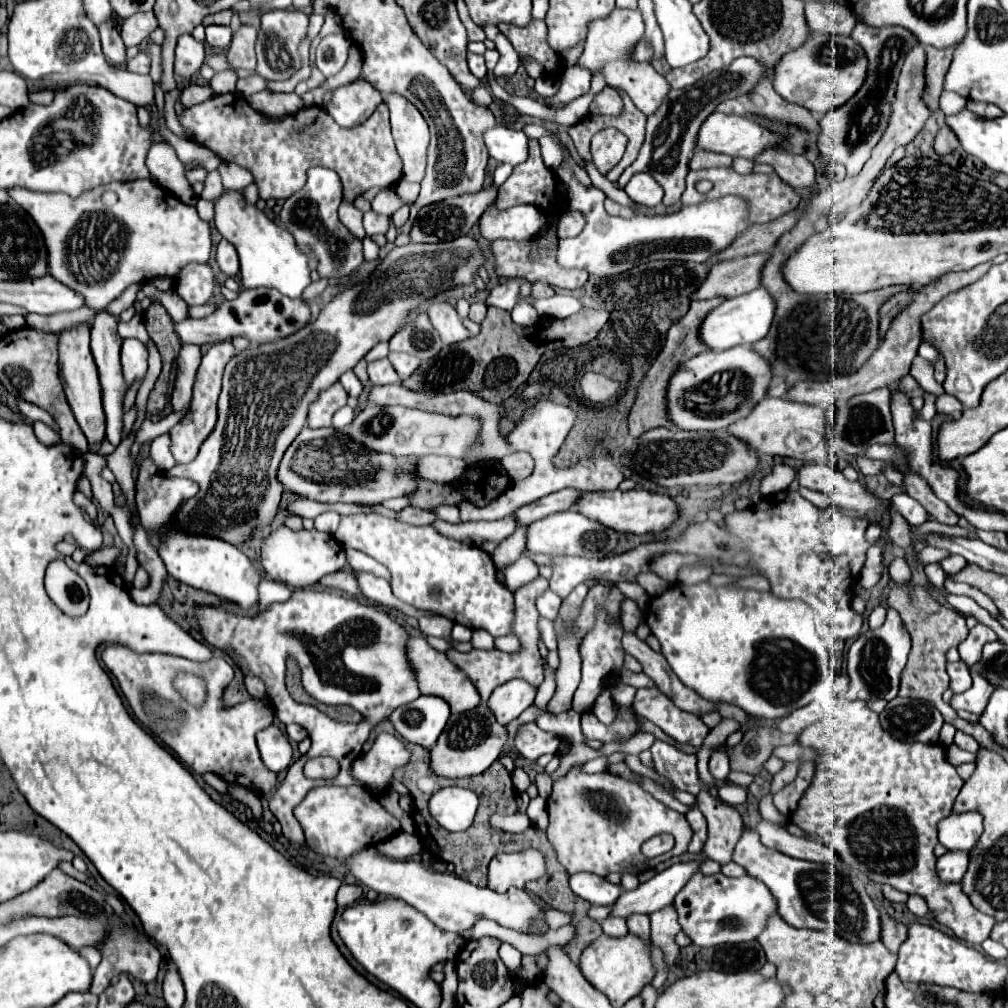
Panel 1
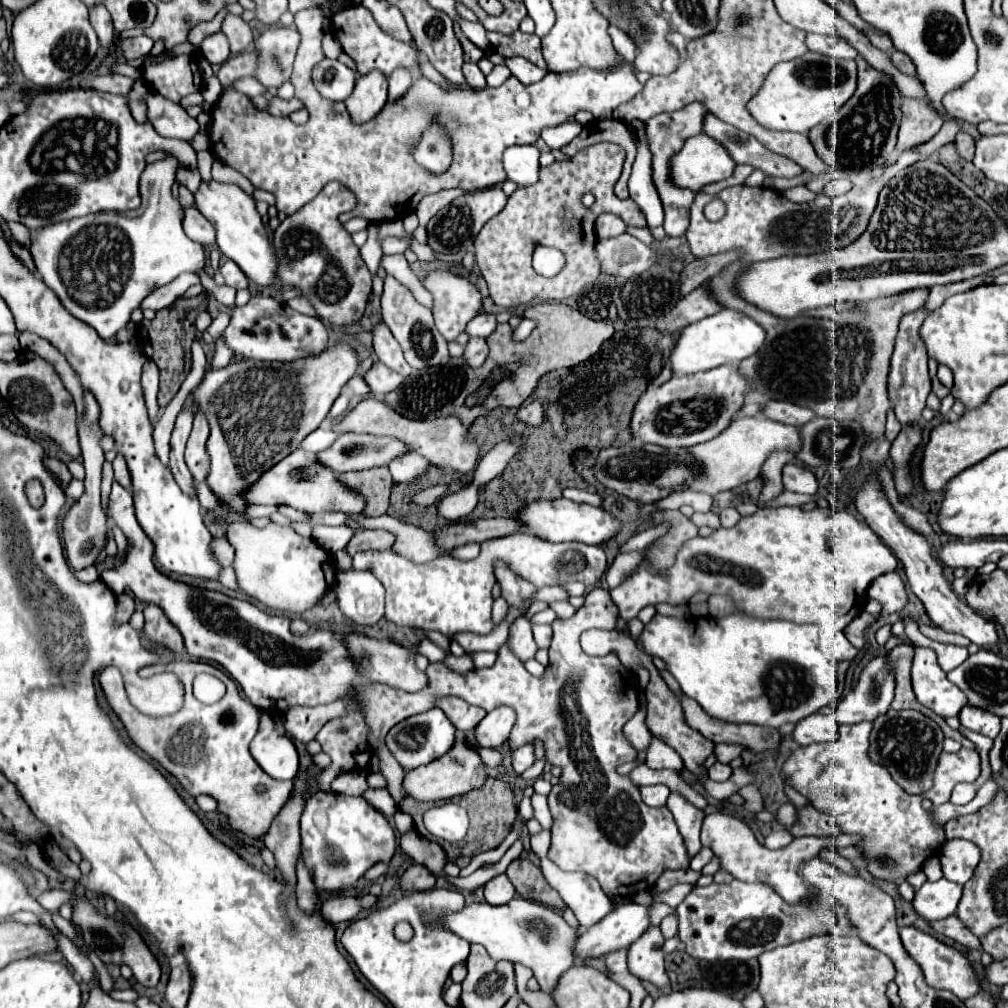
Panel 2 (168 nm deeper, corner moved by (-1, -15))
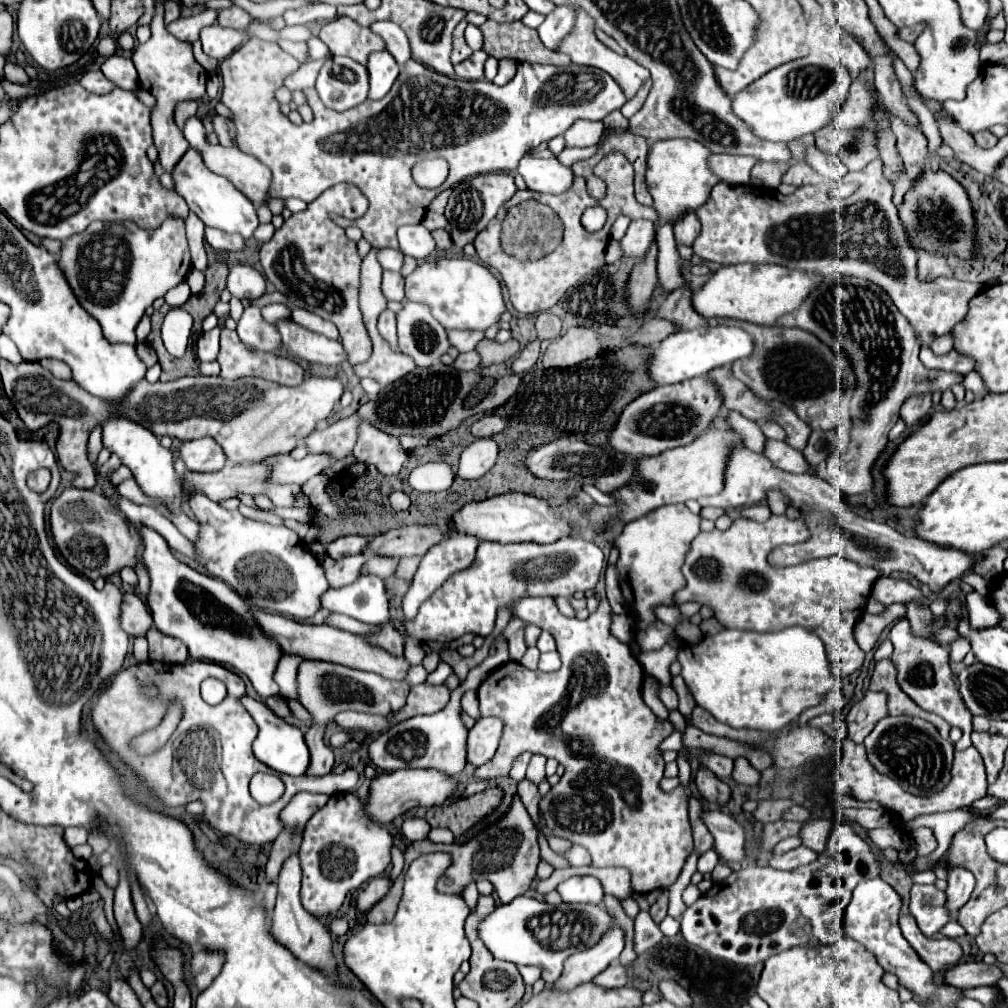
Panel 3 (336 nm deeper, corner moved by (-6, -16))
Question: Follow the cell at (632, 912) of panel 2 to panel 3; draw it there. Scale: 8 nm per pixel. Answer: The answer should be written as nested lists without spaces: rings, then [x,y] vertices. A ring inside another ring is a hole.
[[[615,926],[607,934],[603,934],[603,938],[595,946],[567,958],[563,974],[559,976],[559,980],[555,980],[555,984],[551,984],[551,988],[567,992],[583,982],[591,982],[609,964],[619,960],[621,950],[623,950],[623,932],[619,926]]]

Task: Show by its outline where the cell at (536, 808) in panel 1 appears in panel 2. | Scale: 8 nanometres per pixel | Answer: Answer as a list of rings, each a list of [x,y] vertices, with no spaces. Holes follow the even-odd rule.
[[[540,831],[536,835],[530,835],[530,845],[532,845],[532,851],[538,855],[540,859],[540,869],[546,877],[546,881],[560,893],[560,897],[564,899],[564,903],[572,909],[572,913],[576,915],[576,919],[580,921],[580,927],[582,929],[588,929],[592,927],[594,923],[602,921],[610,911],[612,911],[612,901],[610,897],[600,889],[598,881],[590,875],[582,875],[582,873],[564,873],[560,871],[550,859],[548,859],[548,849],[550,849],[550,831]]]

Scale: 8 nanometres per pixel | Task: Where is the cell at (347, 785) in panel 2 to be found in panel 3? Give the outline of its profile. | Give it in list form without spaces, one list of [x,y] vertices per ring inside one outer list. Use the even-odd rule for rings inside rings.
[[[187,660],[185,664],[161,664],[161,662],[143,662],[143,664],[135,664],[129,668],[123,668],[121,672],[117,672],[109,686],[105,688],[105,692],[99,696],[95,708],[93,708],[93,726],[95,732],[103,738],[103,742],[123,760],[123,764],[127,764],[139,778],[141,782],[151,790],[151,794],[163,804],[163,806],[185,806],[193,800],[203,802],[205,810],[203,810],[203,818],[209,822],[209,826],[213,826],[215,830],[235,836],[243,842],[249,844],[267,844],[273,842],[279,832],[283,830],[283,824],[279,824],[279,812],[289,804],[289,800],[299,794],[299,792],[311,792],[311,794],[337,794],[341,792],[351,792],[355,790],[357,782],[359,782],[359,772],[349,768],[343,774],[325,774],[325,776],[285,776],[285,794],[269,806],[261,806],[257,804],[251,794],[249,794],[249,780],[253,774],[257,772],[271,772],[273,770],[269,766],[265,766],[263,762],[259,762],[253,752],[251,752],[251,744],[257,738],[257,724],[251,718],[251,714],[243,708],[243,704],[239,702],[239,696],[245,694],[245,682],[231,670],[227,670],[221,664],[215,662],[203,662],[203,660]],[[209,676],[217,676],[221,682],[225,682],[227,686],[227,698],[216,706],[211,706],[207,702],[203,702],[201,694],[199,694],[199,684],[201,680],[209,678]],[[145,686],[157,686],[159,690],[159,698],[151,700],[143,694]],[[167,700],[175,700],[181,704],[183,710],[183,718],[173,734],[173,738],[167,742],[165,748],[161,748],[159,752],[155,752],[153,756],[137,756],[133,754],[133,750],[129,748],[129,742],[135,734],[141,734],[153,726],[157,726],[161,722],[161,718],[167,712]]]

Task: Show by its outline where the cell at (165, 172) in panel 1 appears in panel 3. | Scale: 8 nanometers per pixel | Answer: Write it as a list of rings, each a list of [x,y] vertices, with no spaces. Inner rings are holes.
[[[205,228],[205,240],[215,250],[223,250],[223,252],[243,252],[247,248],[247,242],[239,234],[227,234],[215,228]]]

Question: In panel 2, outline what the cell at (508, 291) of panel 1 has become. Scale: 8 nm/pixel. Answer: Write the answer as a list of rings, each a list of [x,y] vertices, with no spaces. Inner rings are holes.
[[[480,313],[466,325],[466,331],[470,337],[488,337],[496,329],[496,325],[498,321],[494,313]]]

